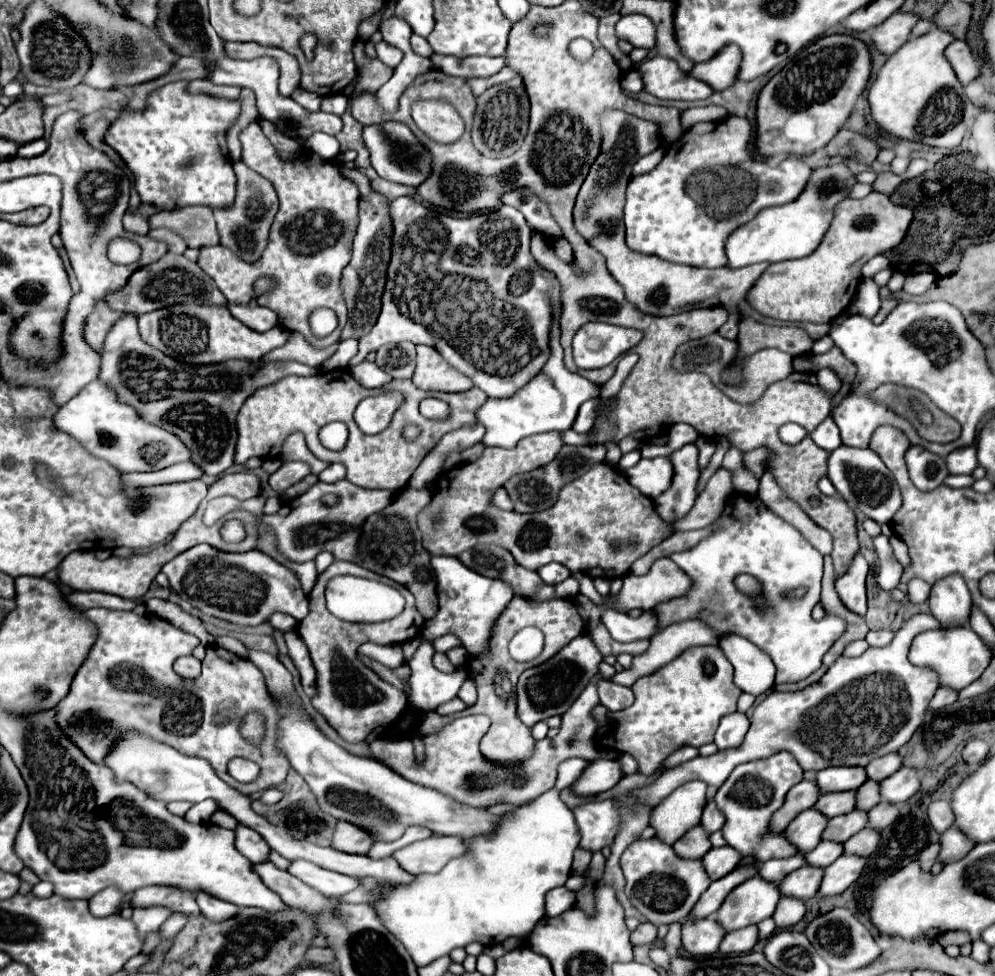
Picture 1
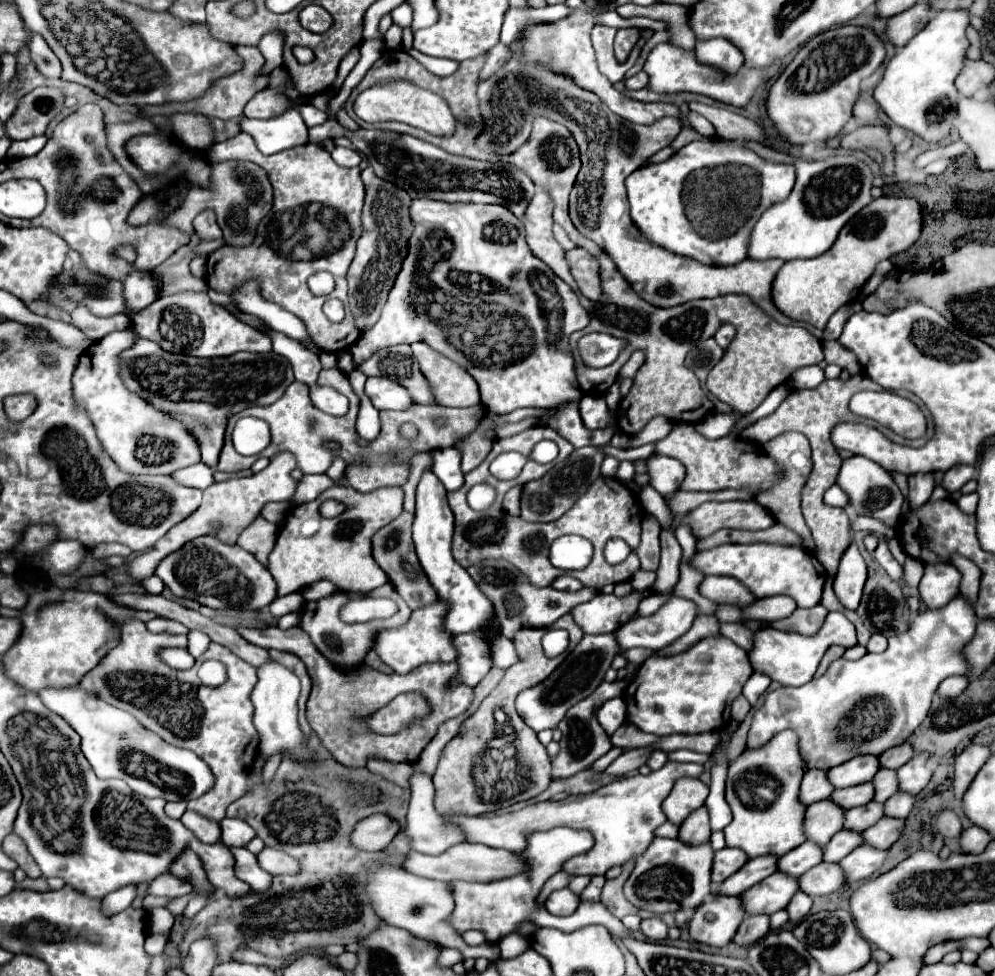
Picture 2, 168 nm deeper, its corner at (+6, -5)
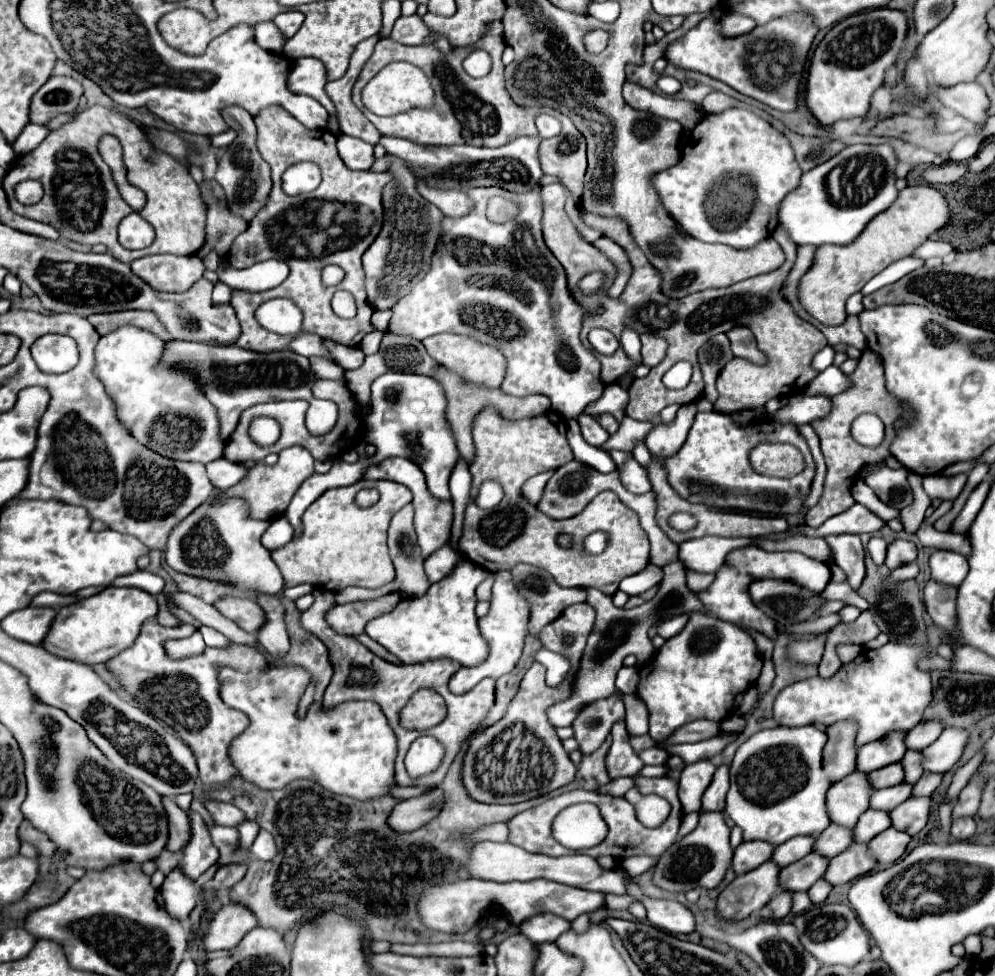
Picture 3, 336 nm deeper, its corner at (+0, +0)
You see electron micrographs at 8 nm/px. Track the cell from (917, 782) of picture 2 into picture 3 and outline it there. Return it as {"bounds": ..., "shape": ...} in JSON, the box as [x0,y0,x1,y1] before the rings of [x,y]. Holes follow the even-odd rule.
{"bounds":[923,728,969,772],"shape":[[[945,728],[943,734],[923,750],[925,772],[947,772],[961,758],[969,740],[967,728]]]}

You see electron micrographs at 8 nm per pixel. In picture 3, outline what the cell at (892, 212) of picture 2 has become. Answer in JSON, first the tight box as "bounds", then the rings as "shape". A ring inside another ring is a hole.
{"bounds":[799,186,949,326],"shape":[[[907,186],[899,192],[897,200],[885,212],[875,216],[851,244],[825,244],[817,248],[815,262],[799,284],[801,304],[811,316],[827,326],[843,324],[847,318],[847,298],[859,292],[875,274],[883,272],[889,264],[911,256],[915,248],[919,248],[933,232],[943,228],[947,220],[949,208],[943,192],[931,186]]]}

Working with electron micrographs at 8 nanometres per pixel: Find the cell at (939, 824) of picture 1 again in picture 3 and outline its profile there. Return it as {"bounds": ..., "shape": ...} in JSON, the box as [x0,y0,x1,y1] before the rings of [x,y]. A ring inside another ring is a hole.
{"bounds":[951,818,975,840],"shape":[[[959,818],[951,826],[951,836],[955,840],[969,840],[975,834],[975,822],[973,818]]]}

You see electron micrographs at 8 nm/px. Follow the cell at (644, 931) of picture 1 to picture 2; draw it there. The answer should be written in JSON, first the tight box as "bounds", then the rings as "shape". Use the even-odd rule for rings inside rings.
{"bounds":[641,917,667,941],"shape":[[[651,917],[641,921],[641,933],[649,939],[649,941],[661,941],[667,937],[667,925],[659,919],[659,917]]]}

